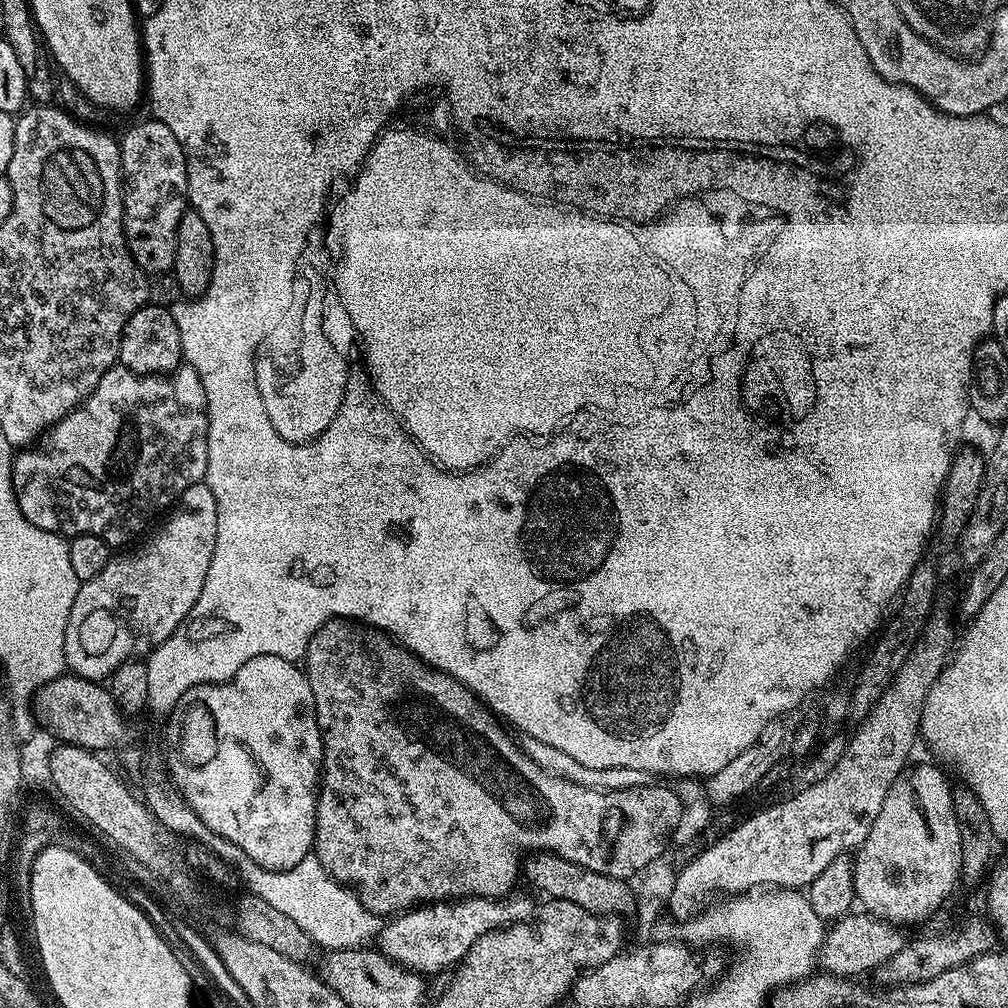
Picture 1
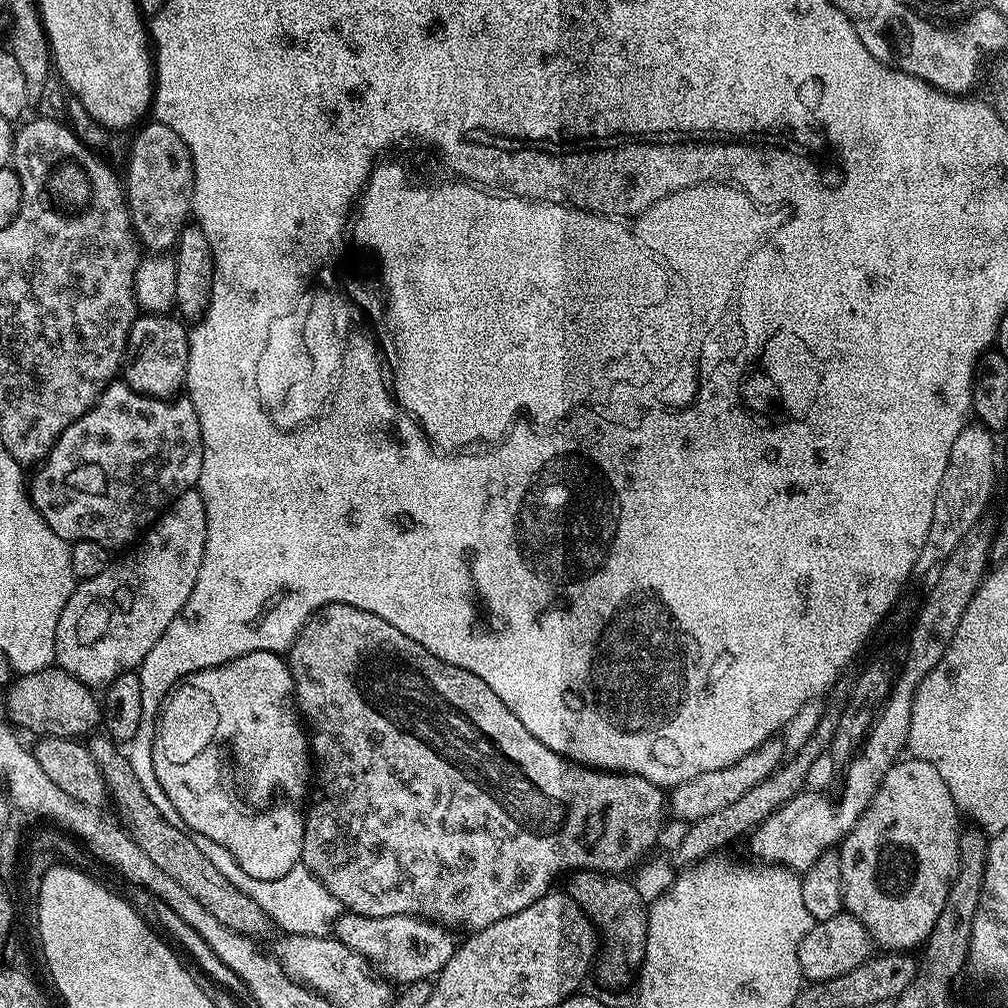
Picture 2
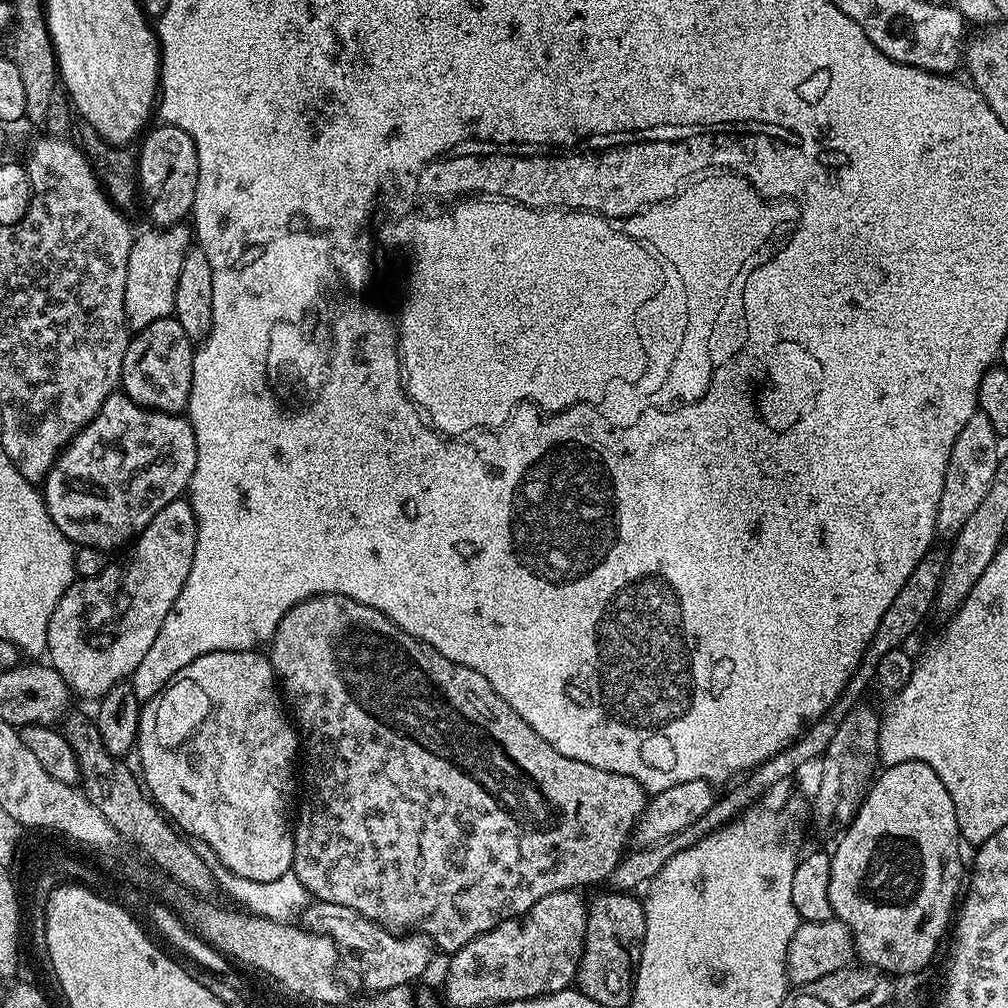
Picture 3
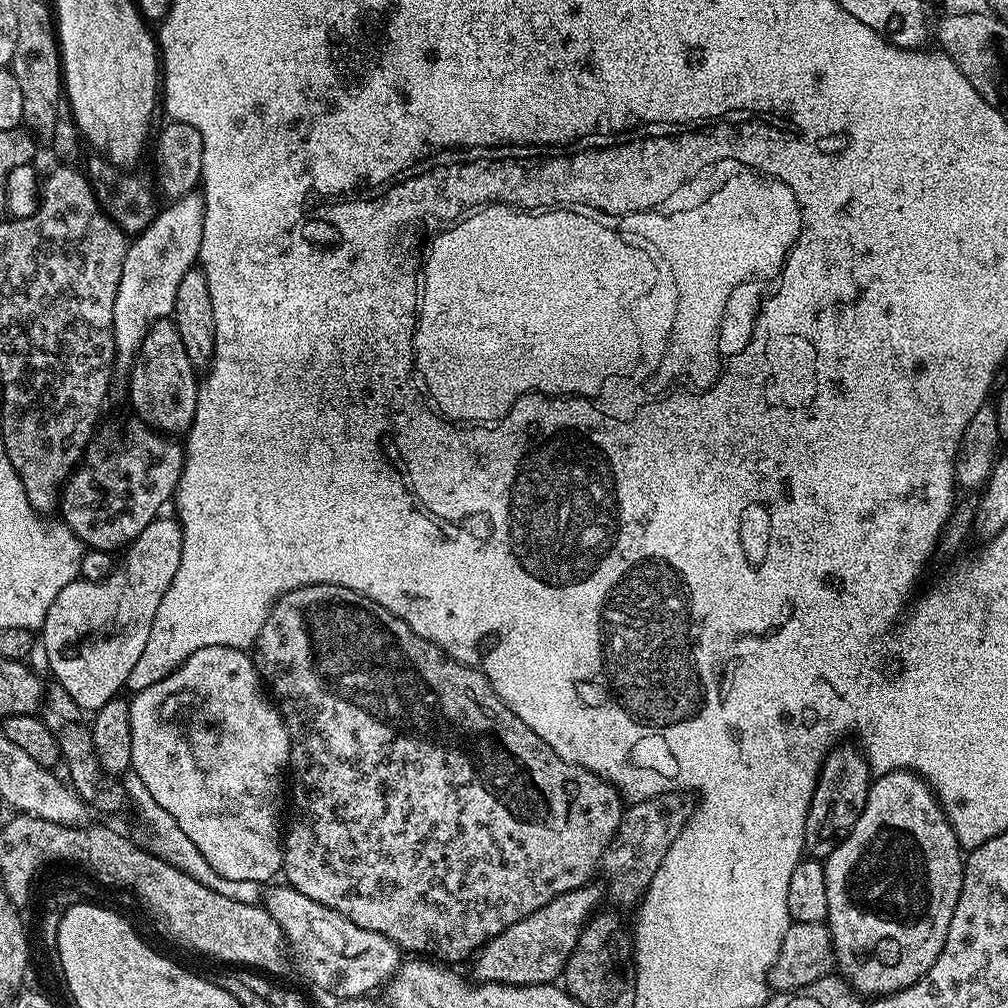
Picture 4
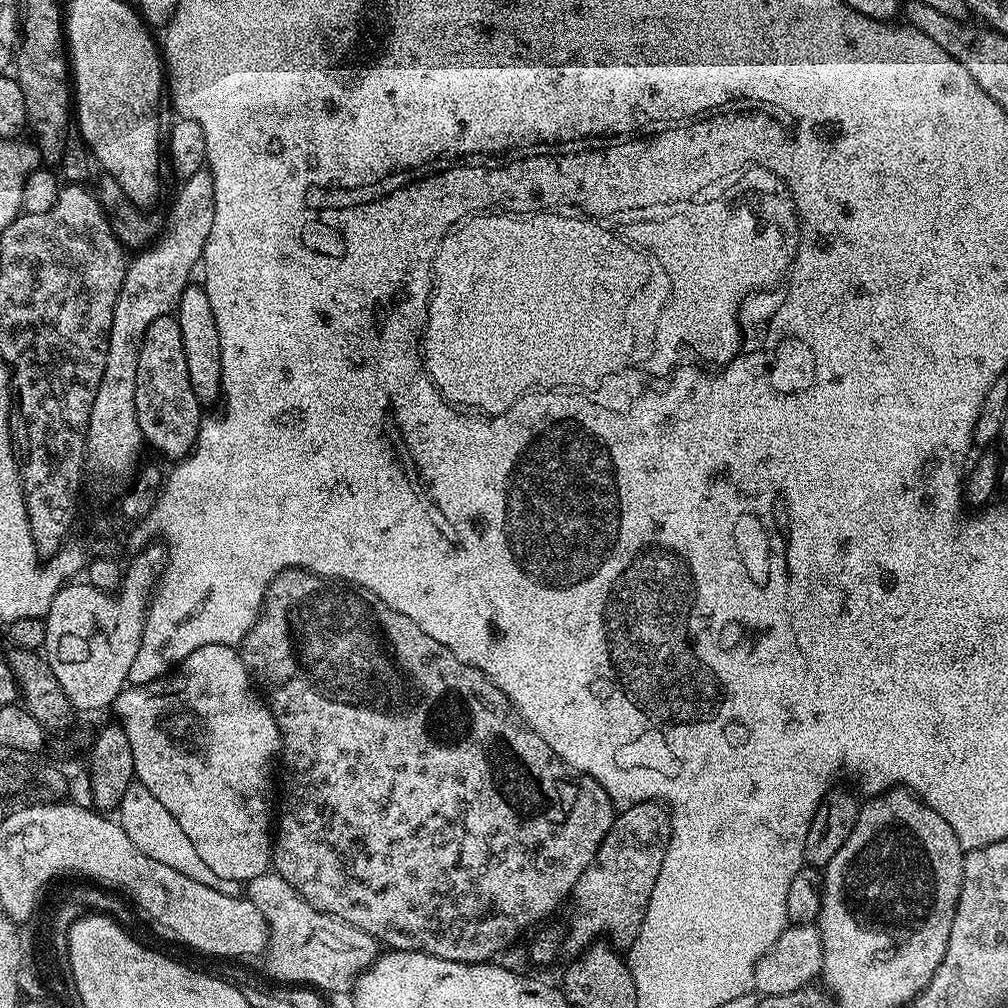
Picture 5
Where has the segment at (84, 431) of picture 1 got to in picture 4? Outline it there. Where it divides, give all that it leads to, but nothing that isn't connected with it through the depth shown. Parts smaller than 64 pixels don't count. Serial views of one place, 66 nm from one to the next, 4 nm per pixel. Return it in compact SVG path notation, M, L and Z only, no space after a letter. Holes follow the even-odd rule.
M143 422L135 423L126 425L121 436L116 432L101 431L84 449L82 463L68 477L60 493L58 512L59 515L64 515L61 516L62 523L79 543L81 540L88 548L110 553L115 553L116 548L127 549L138 538L138 534L142 534L142 530L146 530L146 526L150 526L150 522L161 515L160 507L175 497L184 469L184 448L181 441L179 444L176 441L179 439L169 438Z

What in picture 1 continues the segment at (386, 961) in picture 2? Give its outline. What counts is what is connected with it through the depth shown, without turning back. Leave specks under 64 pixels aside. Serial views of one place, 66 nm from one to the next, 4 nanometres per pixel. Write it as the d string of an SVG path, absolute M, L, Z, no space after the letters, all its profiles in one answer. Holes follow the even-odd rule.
M518 893L499 898L465 897L435 901L403 911L381 927L378 937L379 951L395 964L401 964L404 968L426 976L448 967L451 969L464 959L478 938L498 928L525 923L535 915L536 905L534 906L531 898Z

